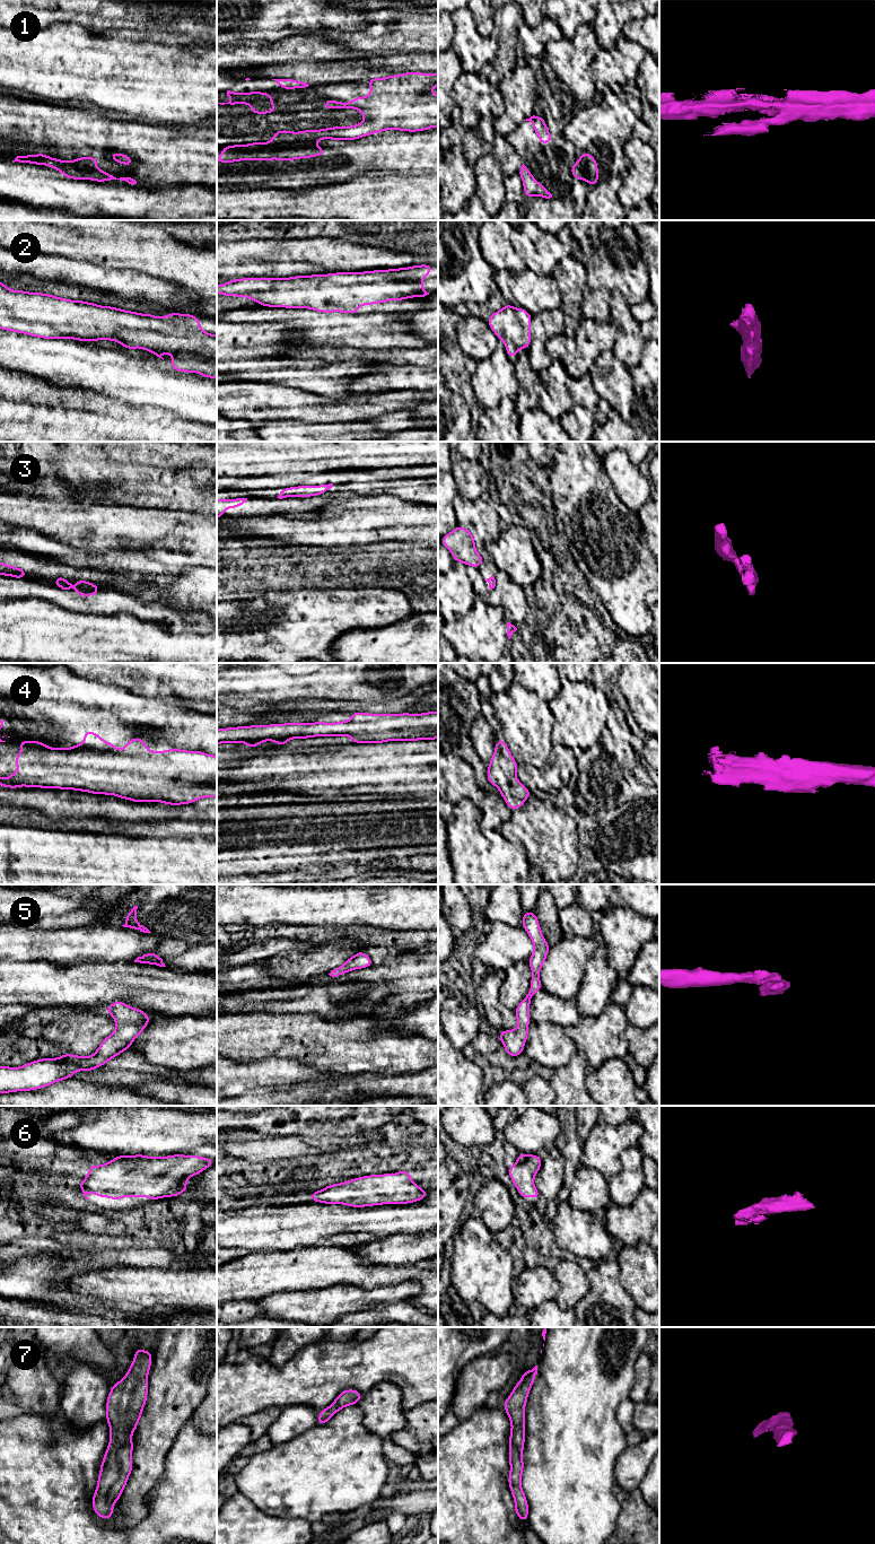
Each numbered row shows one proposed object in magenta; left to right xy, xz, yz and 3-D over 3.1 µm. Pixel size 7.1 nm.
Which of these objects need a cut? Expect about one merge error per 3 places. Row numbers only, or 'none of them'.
1, 3

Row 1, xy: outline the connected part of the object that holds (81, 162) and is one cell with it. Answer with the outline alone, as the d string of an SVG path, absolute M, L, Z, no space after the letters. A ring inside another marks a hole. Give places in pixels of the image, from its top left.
M94 156L94 157L79 157L72 159L71 162L65 162L65 160L62 162L76 165L78 167L96 167L97 160L98 160L97 156Z

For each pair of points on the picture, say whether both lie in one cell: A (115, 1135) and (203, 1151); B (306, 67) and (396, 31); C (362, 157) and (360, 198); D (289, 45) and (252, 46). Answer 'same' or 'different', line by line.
A: different
B: different
C: different
D: same

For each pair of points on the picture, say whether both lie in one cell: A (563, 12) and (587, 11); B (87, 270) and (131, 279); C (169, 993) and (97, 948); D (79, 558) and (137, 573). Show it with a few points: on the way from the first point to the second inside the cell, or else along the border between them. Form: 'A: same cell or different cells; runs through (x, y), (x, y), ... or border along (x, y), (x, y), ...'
A: same cell; runs through (569, 12), (582, 11)
B: same cell; runs through (98, 279), (120, 279)
C: different cells; border along (94, 962), (128, 964)
D: same cell; runs through (94, 559), (122, 564)

